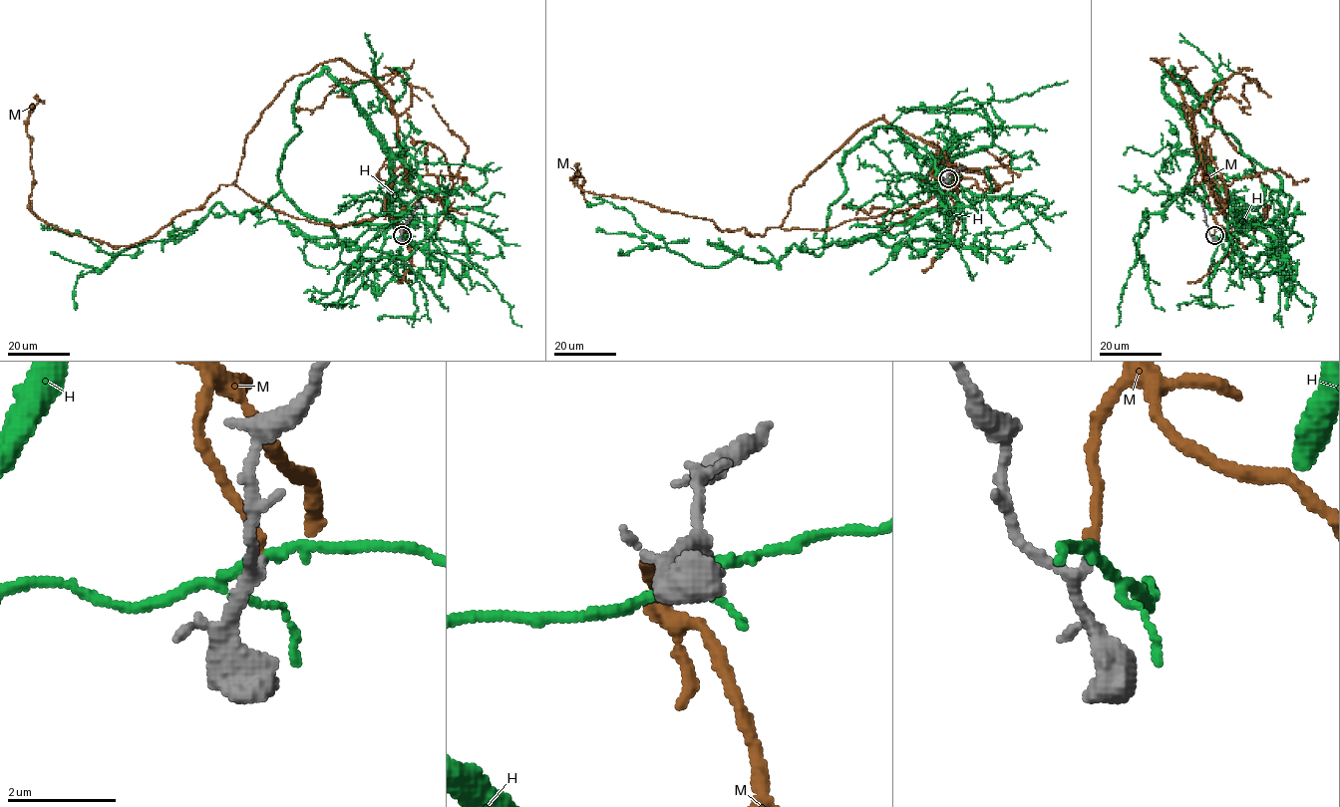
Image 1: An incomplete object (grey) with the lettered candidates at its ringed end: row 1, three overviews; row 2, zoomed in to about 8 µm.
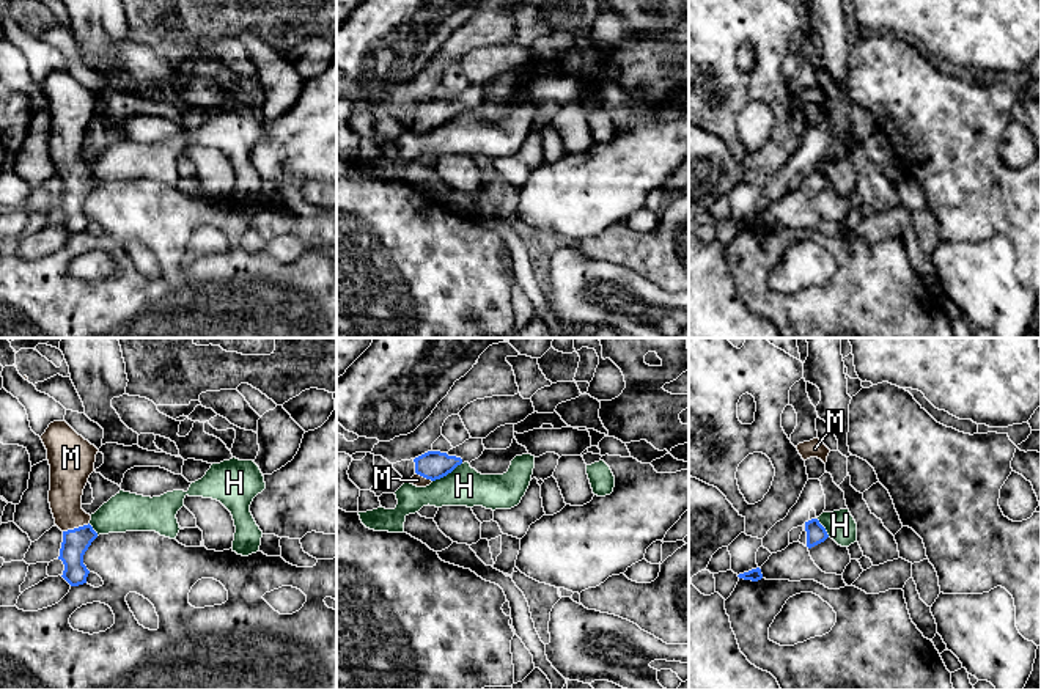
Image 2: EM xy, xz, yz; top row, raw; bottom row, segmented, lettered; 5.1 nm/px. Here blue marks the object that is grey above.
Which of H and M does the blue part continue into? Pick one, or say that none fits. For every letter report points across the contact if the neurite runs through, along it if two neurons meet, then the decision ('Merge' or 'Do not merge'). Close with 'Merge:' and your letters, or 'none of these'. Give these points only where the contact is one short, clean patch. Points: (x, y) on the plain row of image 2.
H: Boundary: xz (461, 110), (433, 129). Do not merge
M: Path across: xy (76, 190), (76, 176), (68, 162), (68, 129). Merge
Merge: M

